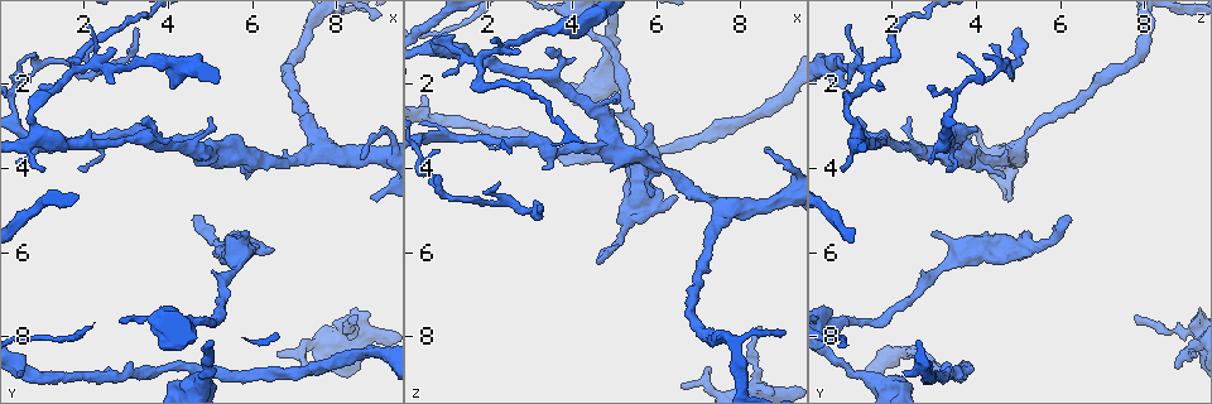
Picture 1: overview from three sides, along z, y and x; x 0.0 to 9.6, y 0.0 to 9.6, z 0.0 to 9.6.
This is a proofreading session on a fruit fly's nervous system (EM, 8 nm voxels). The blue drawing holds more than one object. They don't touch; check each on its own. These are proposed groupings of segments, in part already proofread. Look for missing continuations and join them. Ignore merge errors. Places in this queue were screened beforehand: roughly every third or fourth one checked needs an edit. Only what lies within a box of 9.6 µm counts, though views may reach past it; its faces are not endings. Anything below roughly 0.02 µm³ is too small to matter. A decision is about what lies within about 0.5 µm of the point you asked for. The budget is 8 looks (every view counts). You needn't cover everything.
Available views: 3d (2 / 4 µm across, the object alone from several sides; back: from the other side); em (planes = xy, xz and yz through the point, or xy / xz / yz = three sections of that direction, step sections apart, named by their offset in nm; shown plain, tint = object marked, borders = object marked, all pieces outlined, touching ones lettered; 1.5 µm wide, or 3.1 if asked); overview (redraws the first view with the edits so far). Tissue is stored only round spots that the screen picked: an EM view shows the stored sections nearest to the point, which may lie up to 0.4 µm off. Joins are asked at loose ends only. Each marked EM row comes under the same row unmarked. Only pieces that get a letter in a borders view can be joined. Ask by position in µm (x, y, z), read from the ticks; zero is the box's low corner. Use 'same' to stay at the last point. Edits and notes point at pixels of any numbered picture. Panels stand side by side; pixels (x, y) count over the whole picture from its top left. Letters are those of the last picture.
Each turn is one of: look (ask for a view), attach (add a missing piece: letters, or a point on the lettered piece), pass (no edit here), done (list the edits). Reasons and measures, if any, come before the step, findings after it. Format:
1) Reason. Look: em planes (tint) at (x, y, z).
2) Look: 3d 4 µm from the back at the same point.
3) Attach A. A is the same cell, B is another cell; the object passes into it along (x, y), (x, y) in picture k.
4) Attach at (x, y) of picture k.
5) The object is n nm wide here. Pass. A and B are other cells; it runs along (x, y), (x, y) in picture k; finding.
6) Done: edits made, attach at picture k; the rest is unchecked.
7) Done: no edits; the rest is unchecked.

An open end. Look: 3d 4 µm at (4.95, 2.85, 2.40).

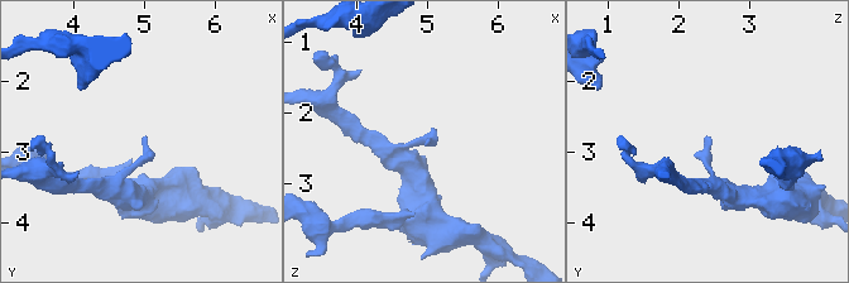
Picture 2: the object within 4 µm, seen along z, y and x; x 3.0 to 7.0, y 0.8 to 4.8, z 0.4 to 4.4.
Look: em planes (tint) at (5.00, 2.85, 2.45).

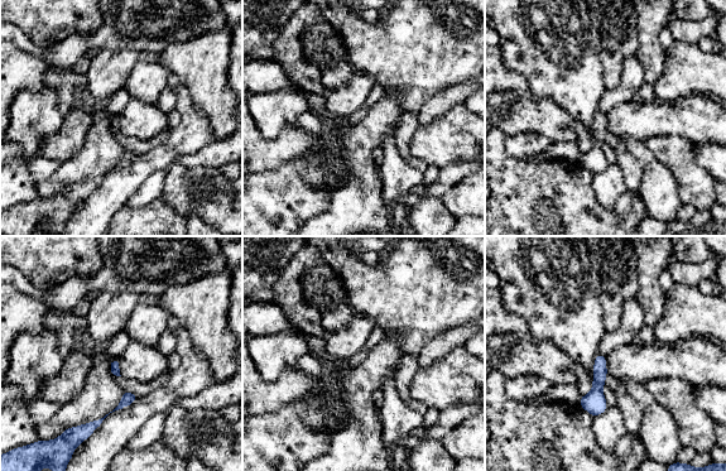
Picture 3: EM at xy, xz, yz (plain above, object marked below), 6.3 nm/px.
What lies round it. Look: em planes (borders) at the same point.

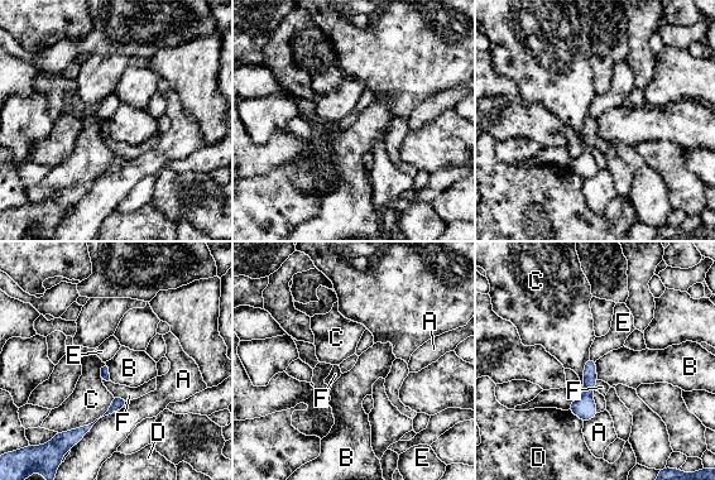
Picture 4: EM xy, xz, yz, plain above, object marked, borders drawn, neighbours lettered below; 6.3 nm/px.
The longest contact is with A, 480 nm. Pass. A, B, C, D, E and F are other cells; a border runs along (106, 361), (111, 380) in picture 4; no lettered piece goes on from it.

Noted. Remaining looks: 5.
Branch stops here. Look: 3d 2 µm at (8.45, 7.50, 7.80).

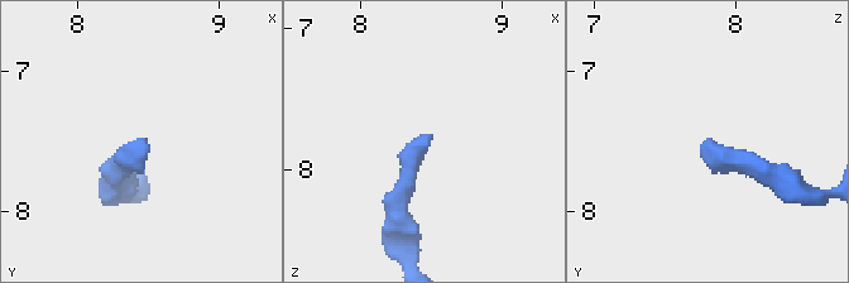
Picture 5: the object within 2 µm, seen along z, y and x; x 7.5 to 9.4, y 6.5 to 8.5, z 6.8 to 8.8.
Shape alone is not enough. Look: em planes (tint) at (8.48, 7.52, 7.74).

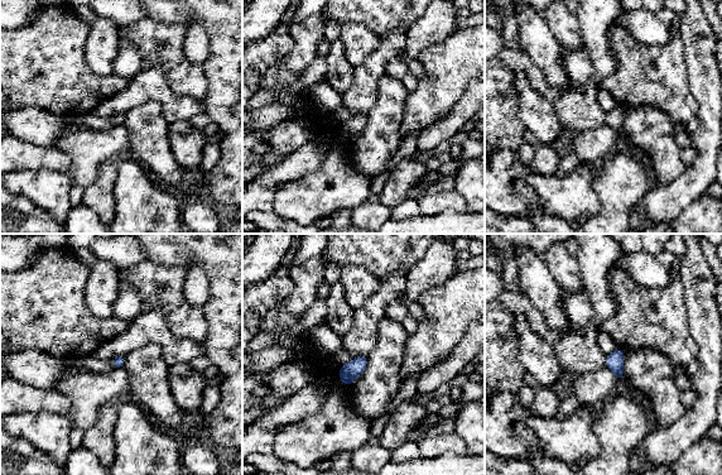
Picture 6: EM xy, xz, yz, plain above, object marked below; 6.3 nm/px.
Look: em planes (borders) at the same point.

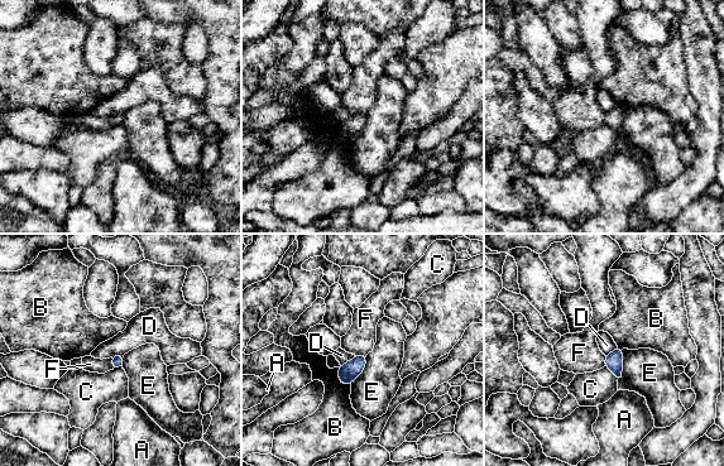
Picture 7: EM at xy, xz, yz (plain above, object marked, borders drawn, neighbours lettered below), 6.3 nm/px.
The longest contact is with E, 220 nm. Pass. A, B, C, D, E and F are other cells; a border runs along (355, 356), (340, 365) in picture 7; none of them fits.

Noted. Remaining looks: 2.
Done: no edits; the rest is unchecked.

